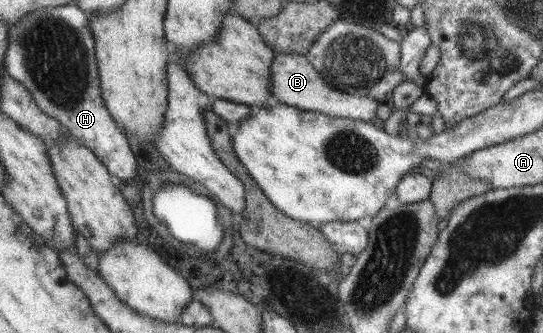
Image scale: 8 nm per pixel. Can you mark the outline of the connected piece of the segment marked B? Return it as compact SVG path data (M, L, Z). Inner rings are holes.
M274 52L270 66L270 93L273 96L273 102L299 107L303 111L317 111L317 113L323 113L328 117L353 119L361 122L373 122L376 118L377 105L381 103L381 101L369 97L349 95L346 92L332 89L304 55L283 52Z

